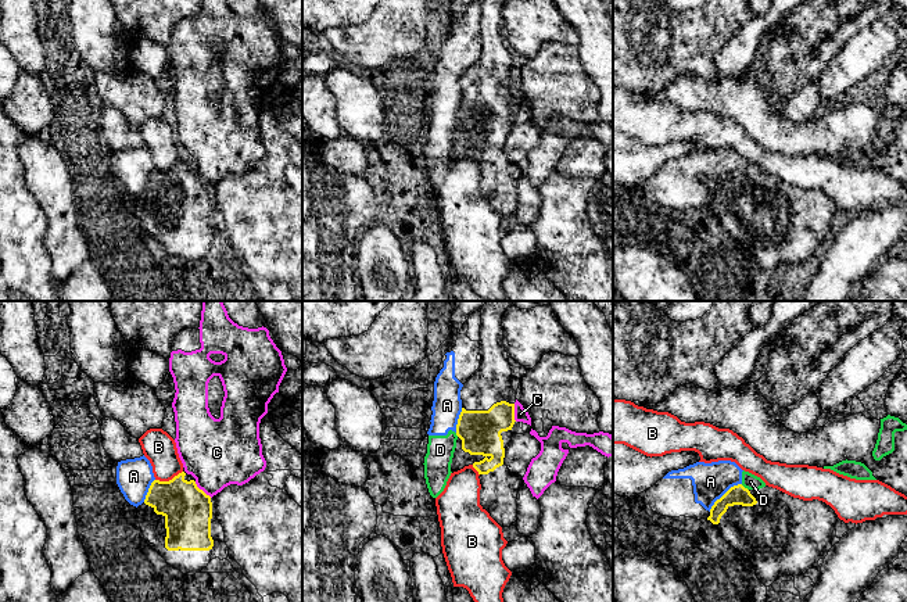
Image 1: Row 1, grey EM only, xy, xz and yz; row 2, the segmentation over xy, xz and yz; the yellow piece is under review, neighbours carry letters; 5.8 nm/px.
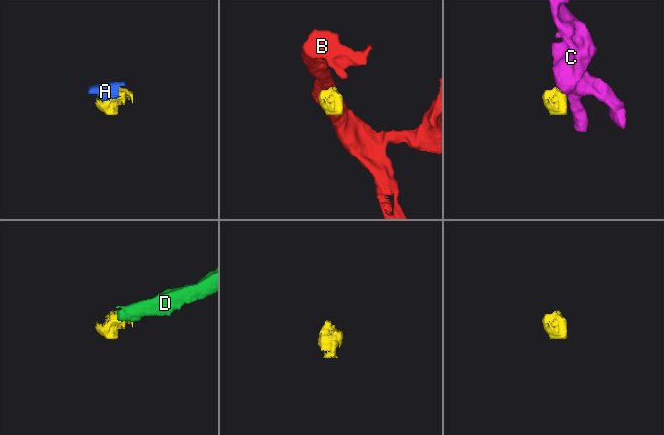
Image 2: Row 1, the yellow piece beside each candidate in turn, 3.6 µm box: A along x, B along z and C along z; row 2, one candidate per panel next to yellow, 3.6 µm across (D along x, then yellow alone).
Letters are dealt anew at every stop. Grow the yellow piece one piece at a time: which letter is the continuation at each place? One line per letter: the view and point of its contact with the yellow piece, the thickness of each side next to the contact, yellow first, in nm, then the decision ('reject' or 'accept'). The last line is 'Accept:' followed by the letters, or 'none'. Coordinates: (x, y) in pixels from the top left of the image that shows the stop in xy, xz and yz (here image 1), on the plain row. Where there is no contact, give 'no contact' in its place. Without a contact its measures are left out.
A: meets yellow in yz at (724, 183); 110 nm thick on the yellow side, 220 nm on the other; reject
B: meets yellow in xy at (169, 169); 280 nm thick on the yellow side, 190 nm on the other; reject
C: meets yellow in xy at (201, 179); 280 nm thick on the yellow side, 400 nm on the other; reject
D: meets yellow in yz at (744, 176); 110 nm thick on the yellow side, 90 nm on the other; reject
Accept: none

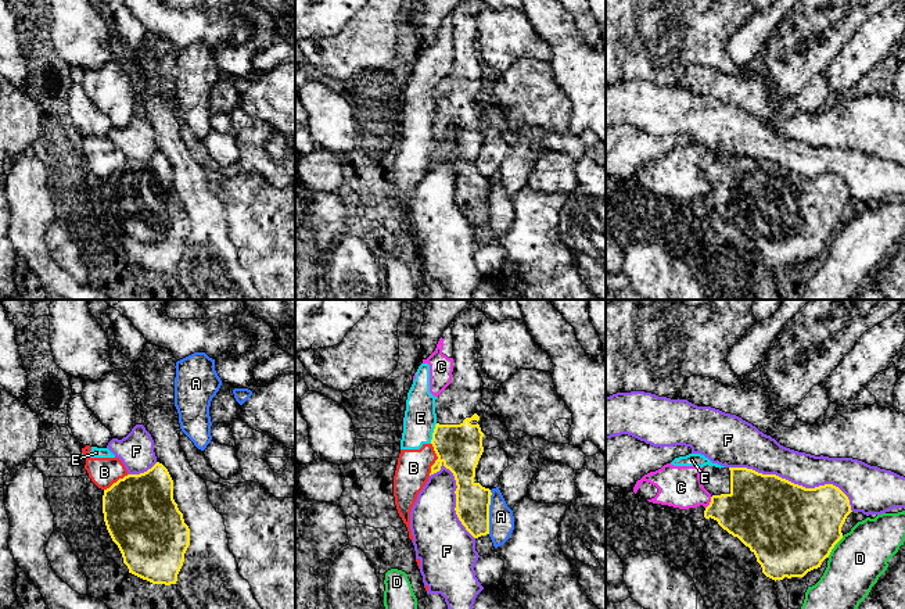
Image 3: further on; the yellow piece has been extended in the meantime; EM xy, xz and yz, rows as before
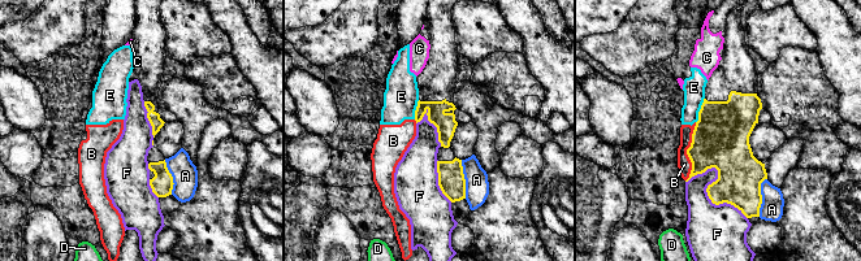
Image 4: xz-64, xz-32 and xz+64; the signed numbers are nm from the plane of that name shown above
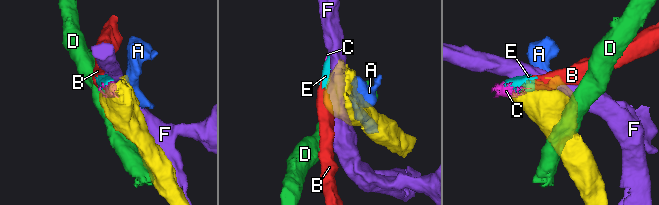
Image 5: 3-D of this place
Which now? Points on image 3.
A: meets yellow in xz at (488, 201); 200 nm thick on the yellow side, 140 nm on the other; reject
B: meets yellow in xz at (437, 149); 260 nm thick on the yellow side, 200 nm on the other; reject
C: meets yellow in yz at (710, 192); 340 nm thick on the yellow side, 240 nm on the other; reject
D: meets yellow in yz at (833, 236); 500 nm thick on the yellow side, 320 nm on the other; reject
E: meets yellow in xz at (433, 122); 260 nm thick on the yellow side, 190 nm on the other; reject
F: meets yellow in yz at (796, 174); 500 nm thick on the yellow side, 220 nm on the other; reject
Accept: none

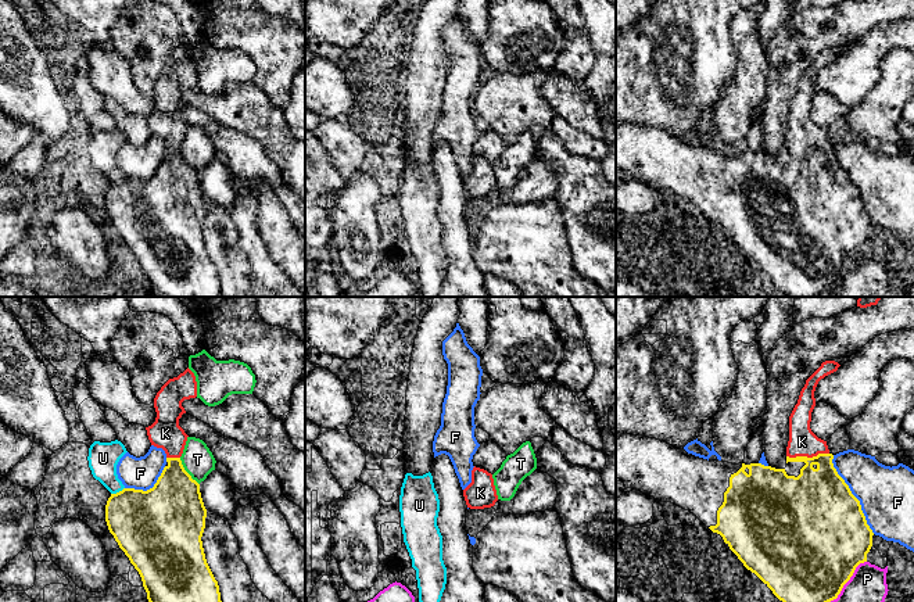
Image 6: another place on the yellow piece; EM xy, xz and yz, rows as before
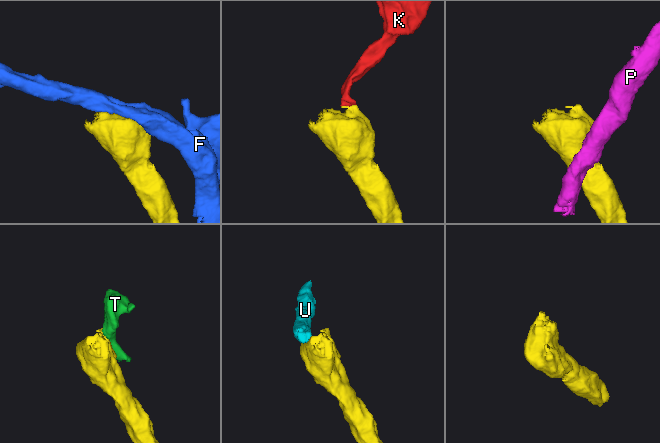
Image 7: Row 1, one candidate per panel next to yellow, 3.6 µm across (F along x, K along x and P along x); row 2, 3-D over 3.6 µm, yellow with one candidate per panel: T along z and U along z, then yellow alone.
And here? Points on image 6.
F: meets yellow in yz at (852, 183); 500 nm thick on the yellow side, 320 nm on the other; reject
K: meets yellow in yz at (806, 146); 360 nm thick on the yellow side, 160 nm on the other; accept
P: meets yellow in yz at (843, 273); 500 nm thick on the yellow side, 280 nm on the other; reject
T: meets yellow in xy at (186, 161); 380 nm thick on the yellow side, 180 nm on the other; reject
U: meets yellow in xy at (117, 182); 400 nm thick on the yellow side, 180 nm on the other; reject
Accept: K

